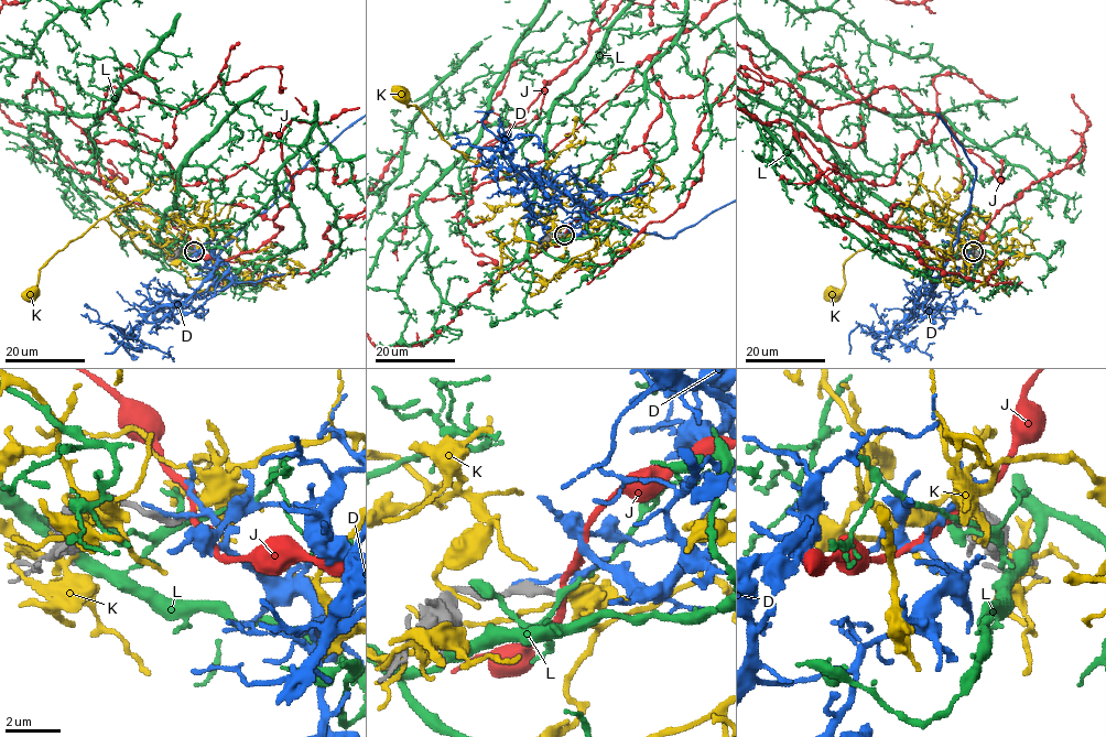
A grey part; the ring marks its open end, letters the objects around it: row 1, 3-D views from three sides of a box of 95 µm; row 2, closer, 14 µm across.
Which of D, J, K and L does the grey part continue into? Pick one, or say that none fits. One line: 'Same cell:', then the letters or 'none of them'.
Same cell: none of them

